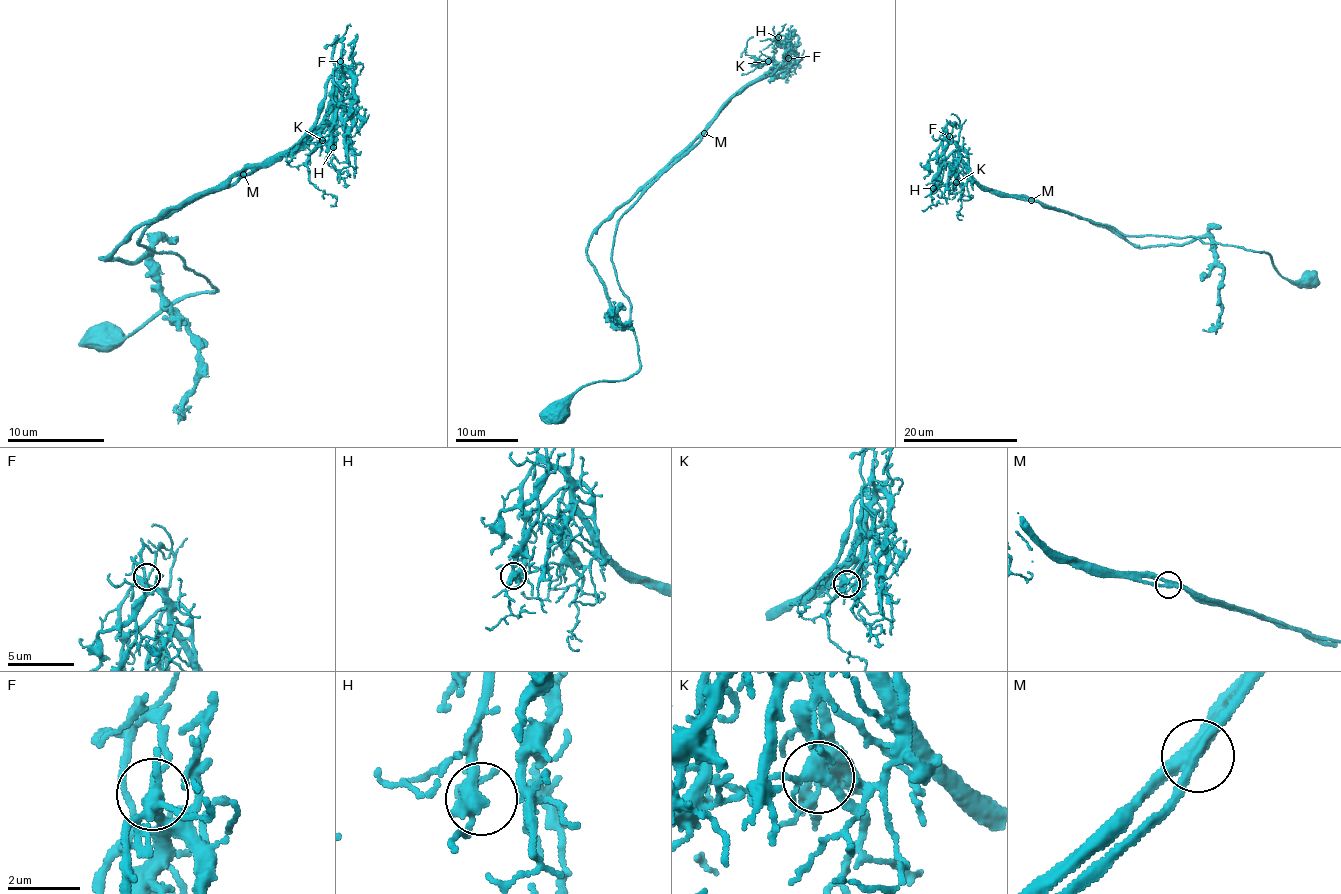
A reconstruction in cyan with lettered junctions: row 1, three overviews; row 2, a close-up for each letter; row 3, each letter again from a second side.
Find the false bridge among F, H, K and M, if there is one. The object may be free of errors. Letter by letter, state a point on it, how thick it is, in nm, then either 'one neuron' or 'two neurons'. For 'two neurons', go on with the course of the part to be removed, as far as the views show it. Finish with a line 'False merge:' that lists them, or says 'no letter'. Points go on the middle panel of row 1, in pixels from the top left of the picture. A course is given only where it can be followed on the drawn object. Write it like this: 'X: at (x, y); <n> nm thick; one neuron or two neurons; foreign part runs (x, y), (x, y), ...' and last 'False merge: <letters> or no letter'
F: at (788, 58); 280 nm thick; one neuron
H: at (778, 37); 320 nm thick; one neuron
K: at (768, 61); 320 nm thick; one neuron
M: at (704, 133); 340 nm thick; one neuron
False merge: no letter

